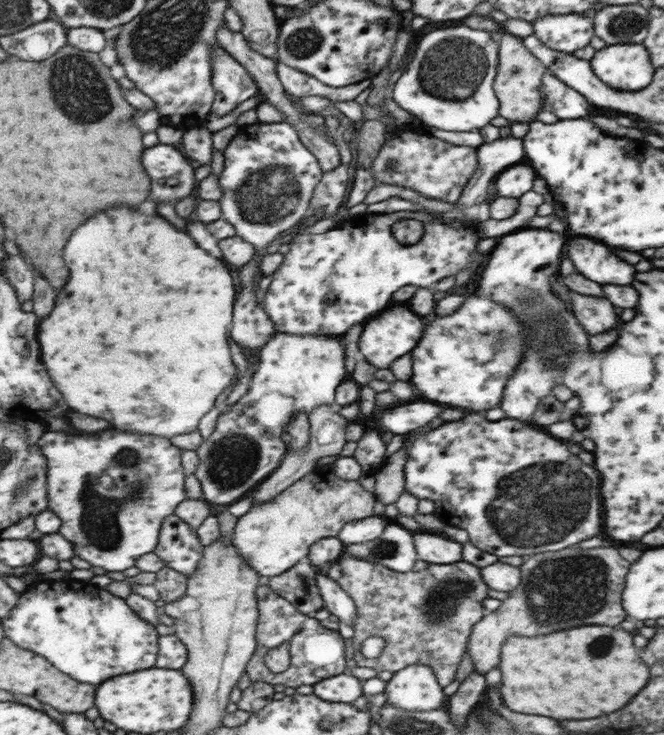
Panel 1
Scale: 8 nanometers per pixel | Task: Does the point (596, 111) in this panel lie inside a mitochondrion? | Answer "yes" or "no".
no

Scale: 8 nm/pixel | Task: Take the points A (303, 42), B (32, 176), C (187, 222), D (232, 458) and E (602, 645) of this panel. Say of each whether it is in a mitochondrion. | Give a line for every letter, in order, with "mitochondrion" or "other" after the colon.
A: mitochondrion
B: other
C: other
D: mitochondrion
E: mitochondrion

